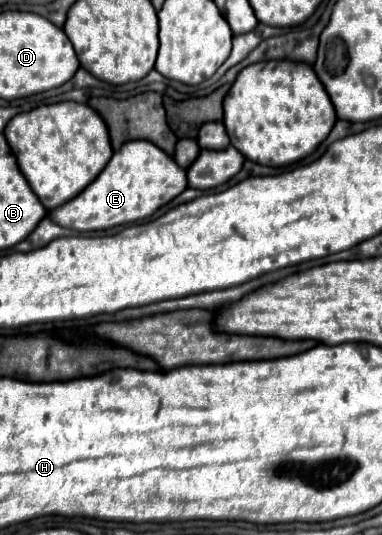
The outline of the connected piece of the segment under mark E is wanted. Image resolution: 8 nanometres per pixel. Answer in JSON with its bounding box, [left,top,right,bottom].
[52,141,188,231]

